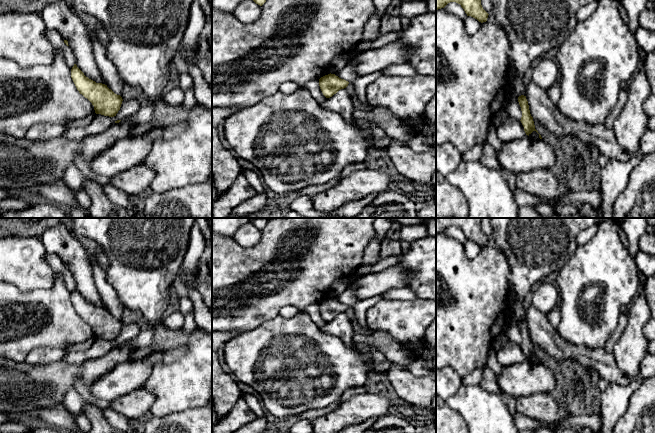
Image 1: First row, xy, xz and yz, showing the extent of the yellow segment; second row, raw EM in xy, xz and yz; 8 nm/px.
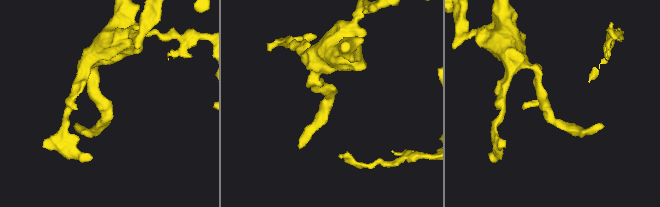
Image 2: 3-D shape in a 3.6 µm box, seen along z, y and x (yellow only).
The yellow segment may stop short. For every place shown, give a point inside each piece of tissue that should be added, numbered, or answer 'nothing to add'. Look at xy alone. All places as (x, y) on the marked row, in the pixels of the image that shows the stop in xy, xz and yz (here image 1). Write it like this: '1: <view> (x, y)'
nothing to add

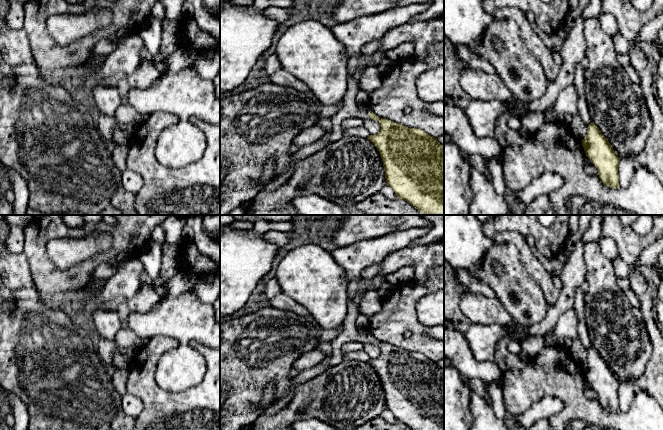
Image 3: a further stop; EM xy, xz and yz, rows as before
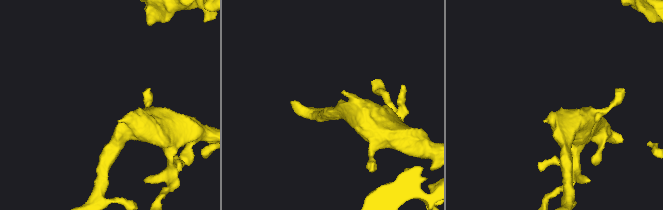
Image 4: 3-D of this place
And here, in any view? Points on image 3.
1: xz (350, 108)

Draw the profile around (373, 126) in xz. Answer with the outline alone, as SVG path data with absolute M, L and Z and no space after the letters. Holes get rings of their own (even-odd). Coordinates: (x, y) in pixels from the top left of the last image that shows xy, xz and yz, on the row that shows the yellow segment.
M373 119L364 120L363 126L368 130L370 135L375 135L381 130L380 123Z

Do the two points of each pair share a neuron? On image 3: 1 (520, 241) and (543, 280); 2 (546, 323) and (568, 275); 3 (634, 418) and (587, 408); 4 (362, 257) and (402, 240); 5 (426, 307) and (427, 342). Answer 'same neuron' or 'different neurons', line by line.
1: same neuron
2: same neuron
3: same neuron
4: same neuron
5: different neurons

